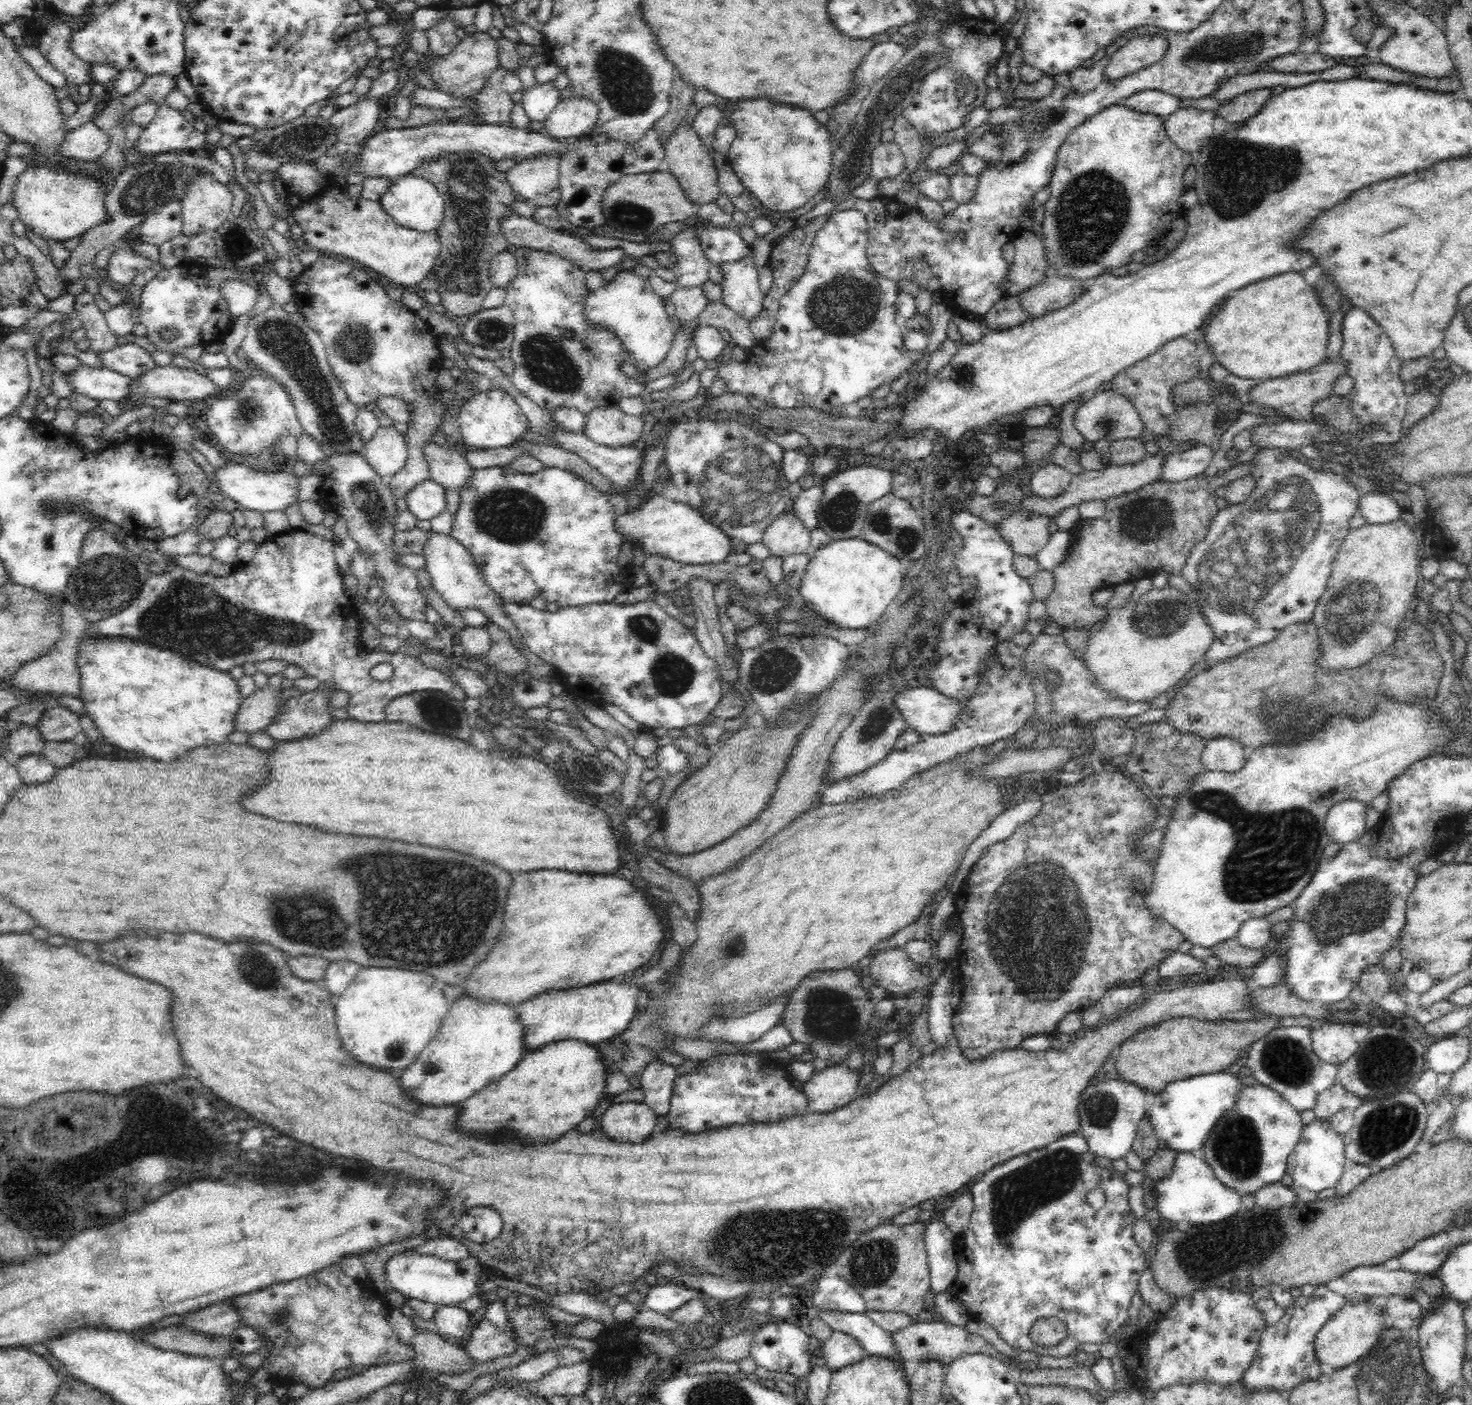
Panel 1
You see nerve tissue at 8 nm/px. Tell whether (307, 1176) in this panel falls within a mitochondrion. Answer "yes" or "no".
no

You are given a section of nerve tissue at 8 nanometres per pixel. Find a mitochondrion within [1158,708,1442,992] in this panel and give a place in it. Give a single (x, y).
(1277, 849)

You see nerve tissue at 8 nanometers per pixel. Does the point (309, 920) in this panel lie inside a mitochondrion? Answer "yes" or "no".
yes

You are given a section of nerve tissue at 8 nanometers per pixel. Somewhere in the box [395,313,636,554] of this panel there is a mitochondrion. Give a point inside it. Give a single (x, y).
(509, 515)

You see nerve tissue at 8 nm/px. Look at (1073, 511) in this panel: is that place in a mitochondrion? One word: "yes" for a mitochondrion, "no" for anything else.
no

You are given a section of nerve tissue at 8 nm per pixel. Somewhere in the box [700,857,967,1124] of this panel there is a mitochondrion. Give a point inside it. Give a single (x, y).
(829, 1014)

